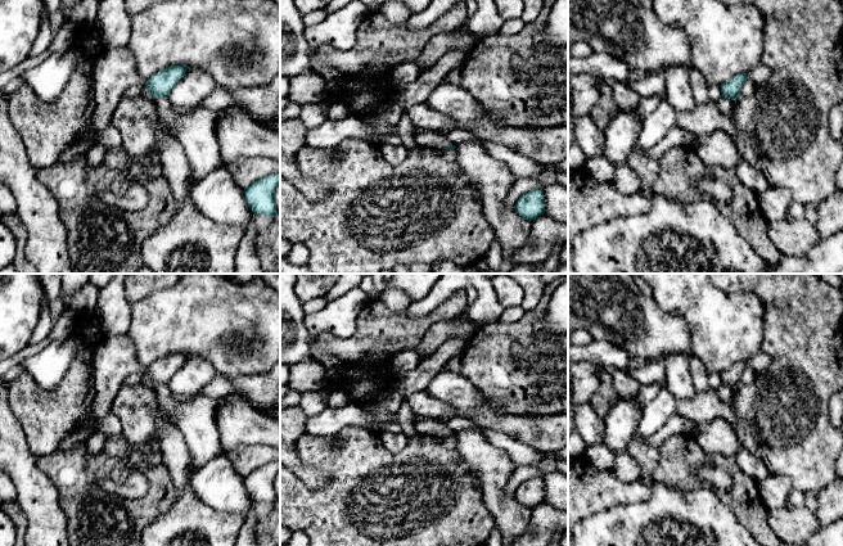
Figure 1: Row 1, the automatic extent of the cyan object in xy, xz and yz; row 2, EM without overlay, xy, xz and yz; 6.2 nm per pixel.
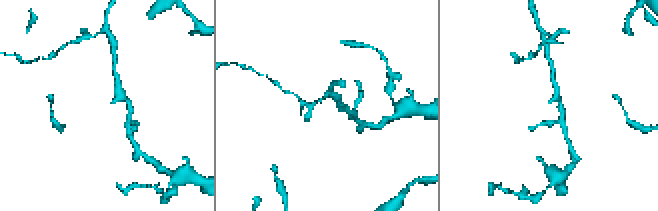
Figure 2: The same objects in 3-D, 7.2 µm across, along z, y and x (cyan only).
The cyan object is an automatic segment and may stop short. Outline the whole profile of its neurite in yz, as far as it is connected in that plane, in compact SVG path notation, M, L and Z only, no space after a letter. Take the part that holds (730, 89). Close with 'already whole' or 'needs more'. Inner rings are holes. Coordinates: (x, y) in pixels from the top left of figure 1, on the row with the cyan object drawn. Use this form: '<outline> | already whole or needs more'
M748 73L732 76L720 86L722 96L716 101L716 104L722 114L731 114L732 101L740 96L740 90L743 84L747 81L747 75Z | needs more

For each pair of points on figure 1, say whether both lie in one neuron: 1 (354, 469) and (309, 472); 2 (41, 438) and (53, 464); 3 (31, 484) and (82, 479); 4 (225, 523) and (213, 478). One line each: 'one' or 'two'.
1: two
2: two
3: two
4: two

